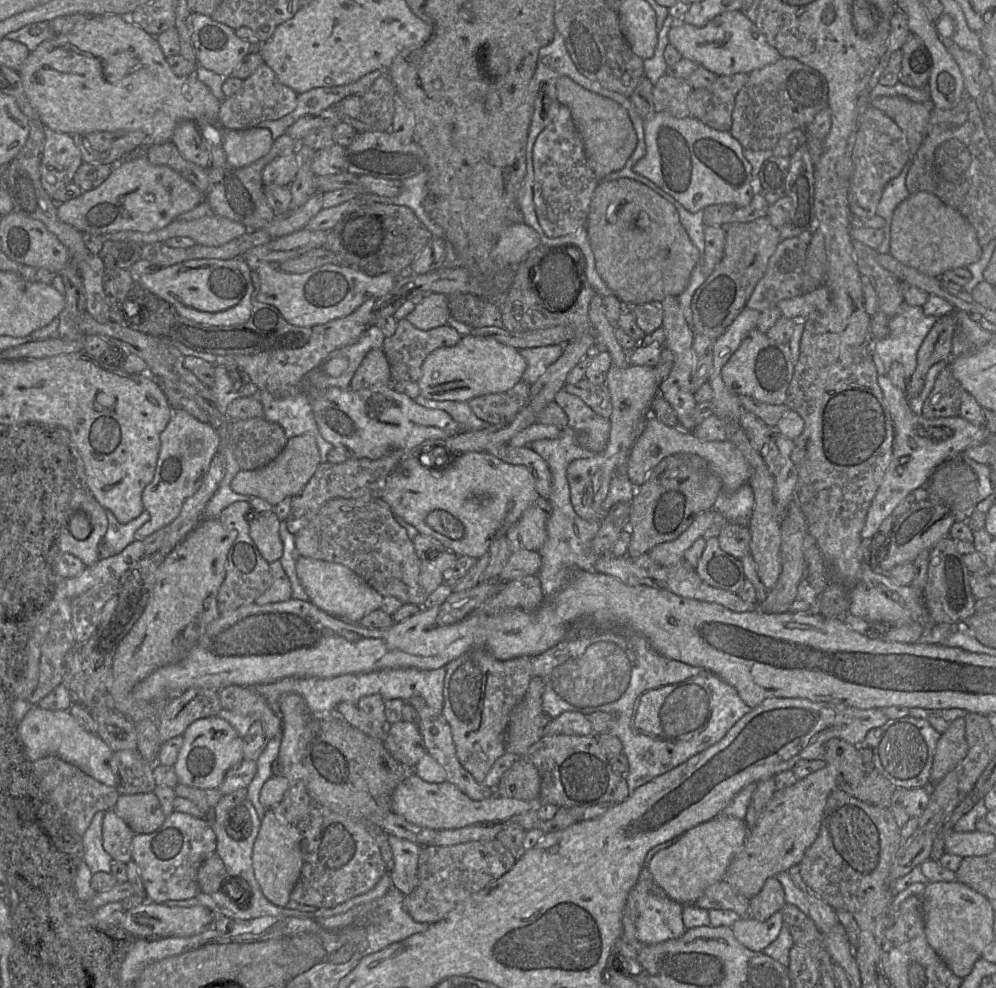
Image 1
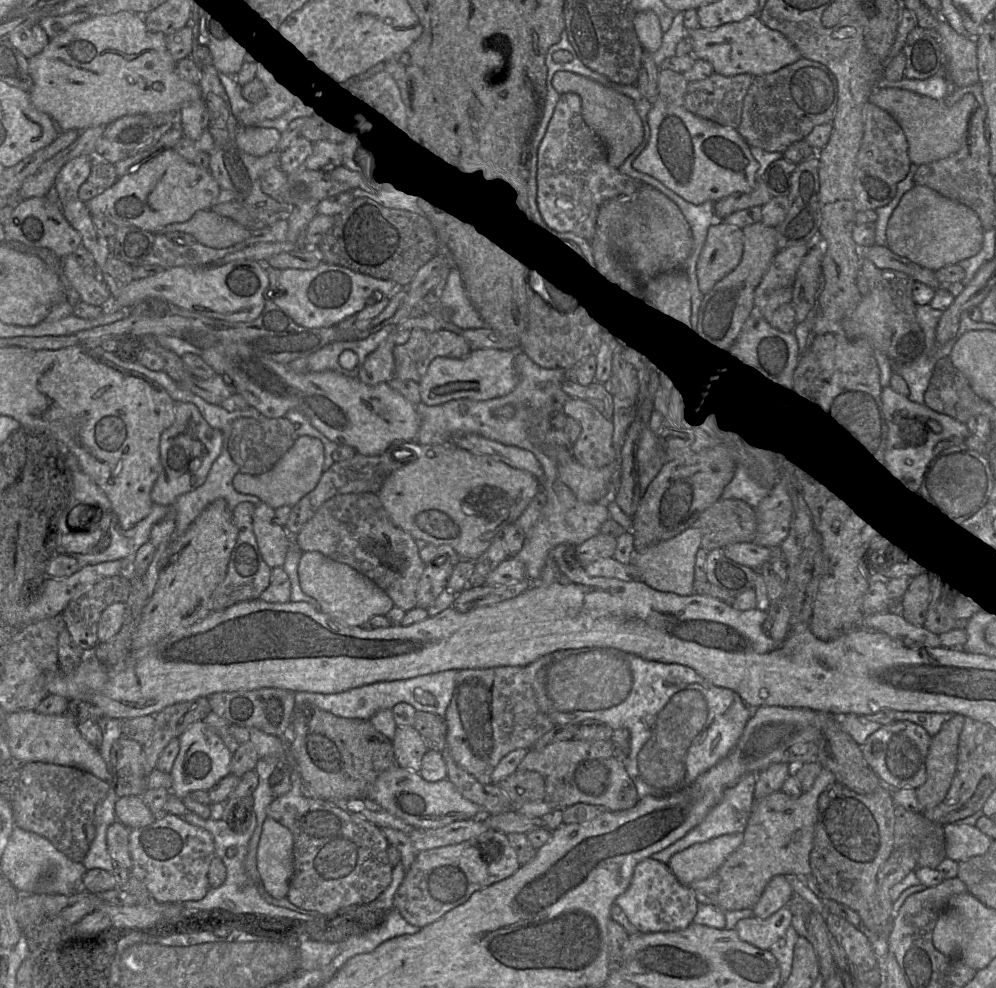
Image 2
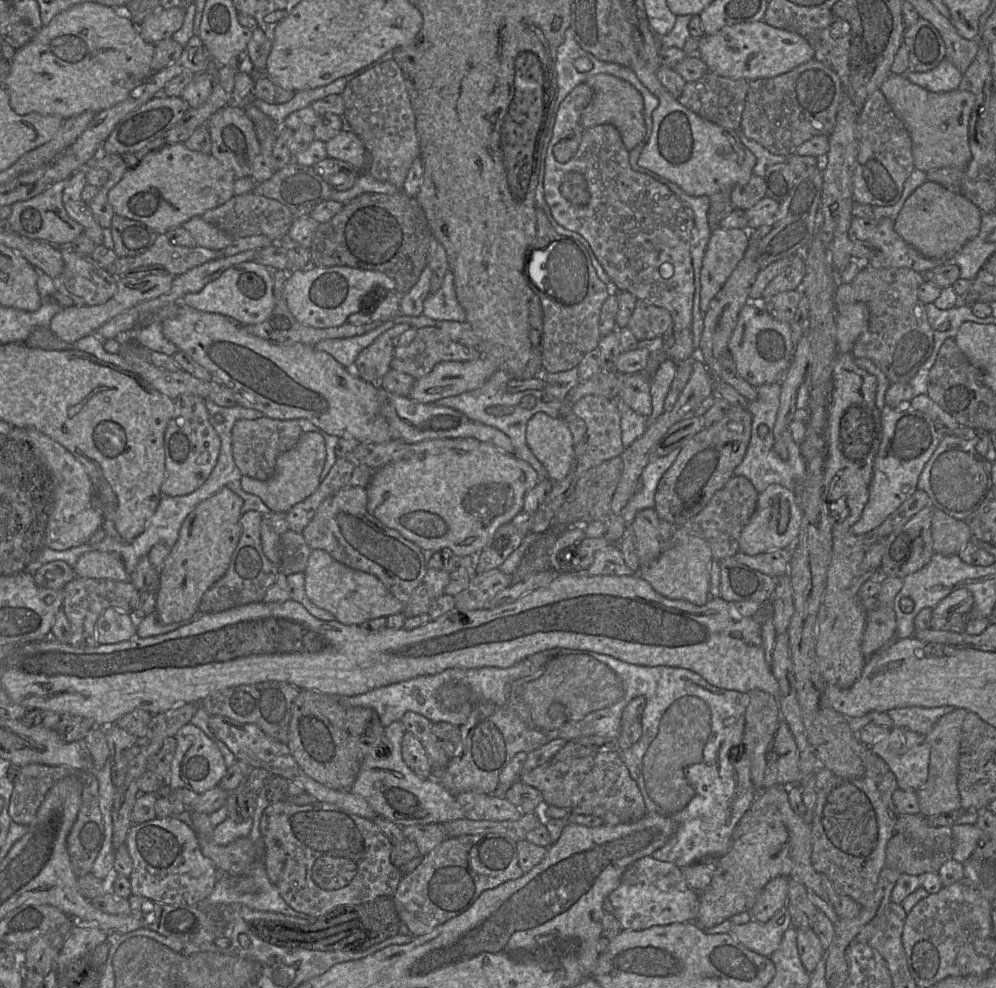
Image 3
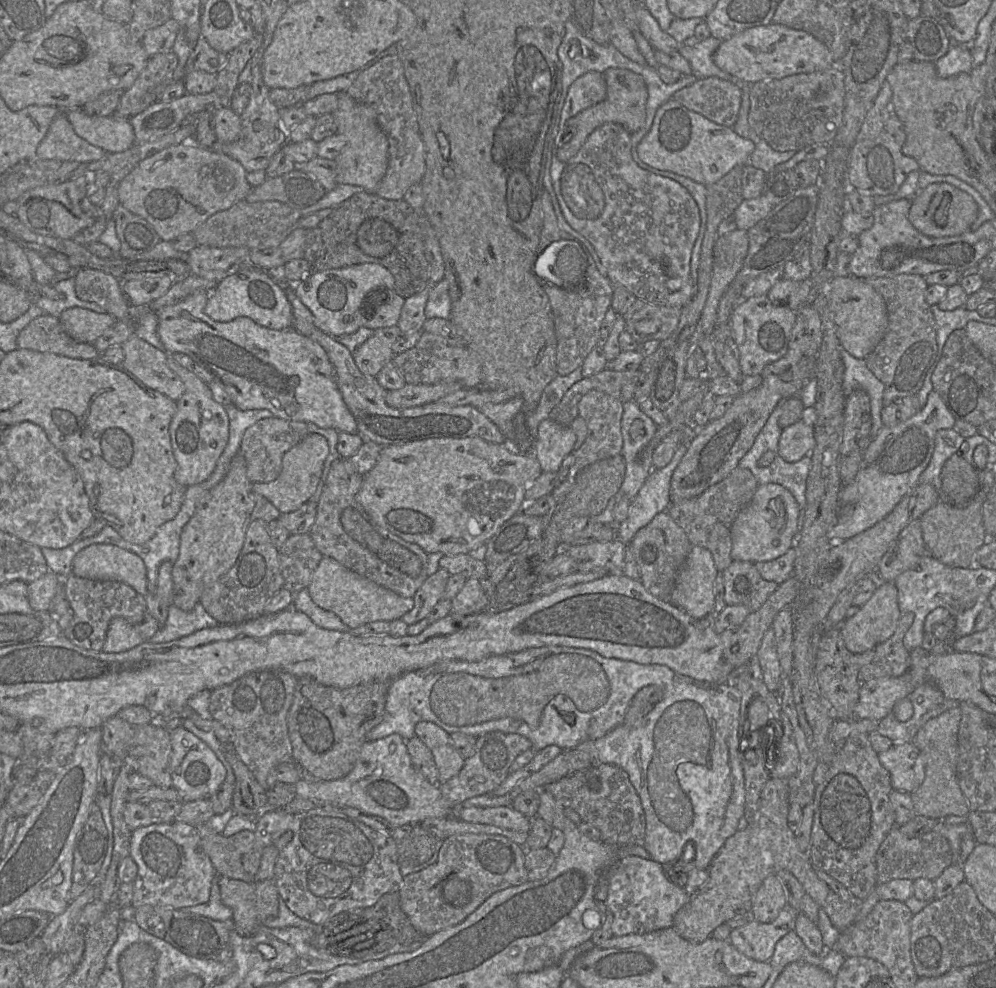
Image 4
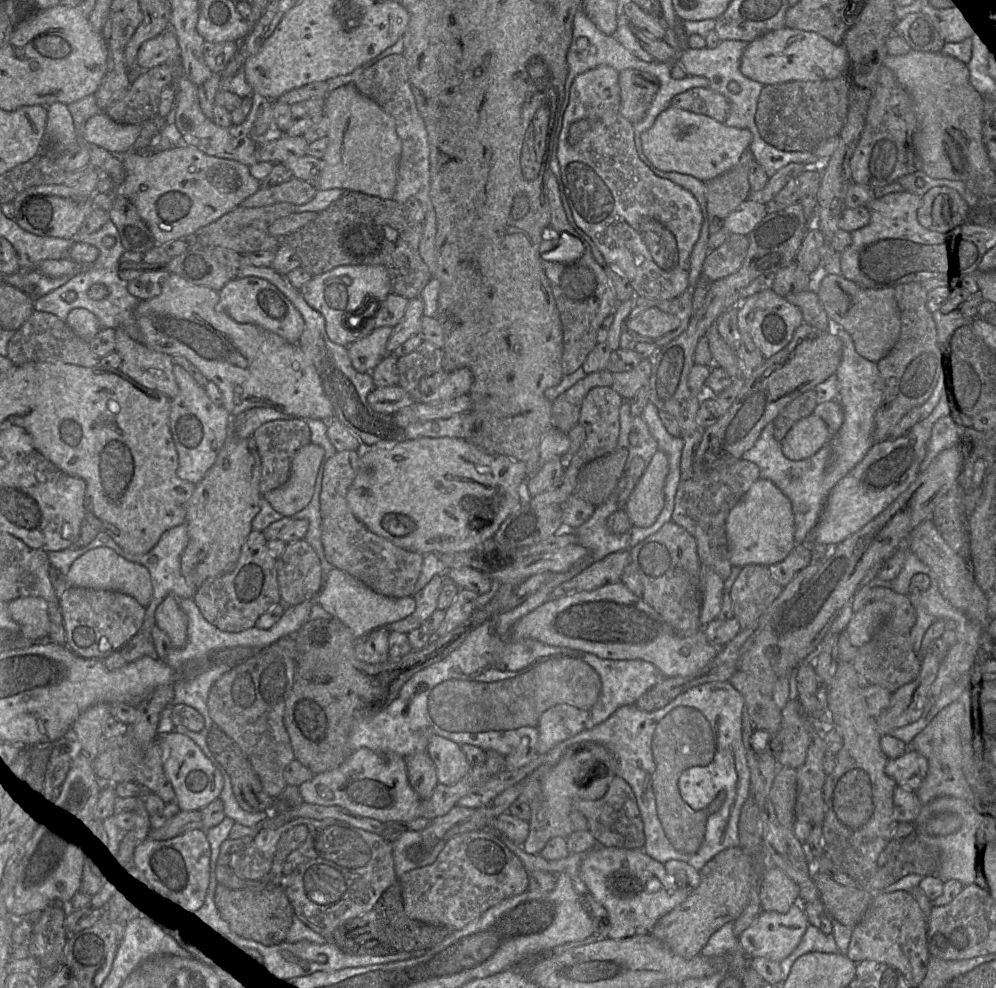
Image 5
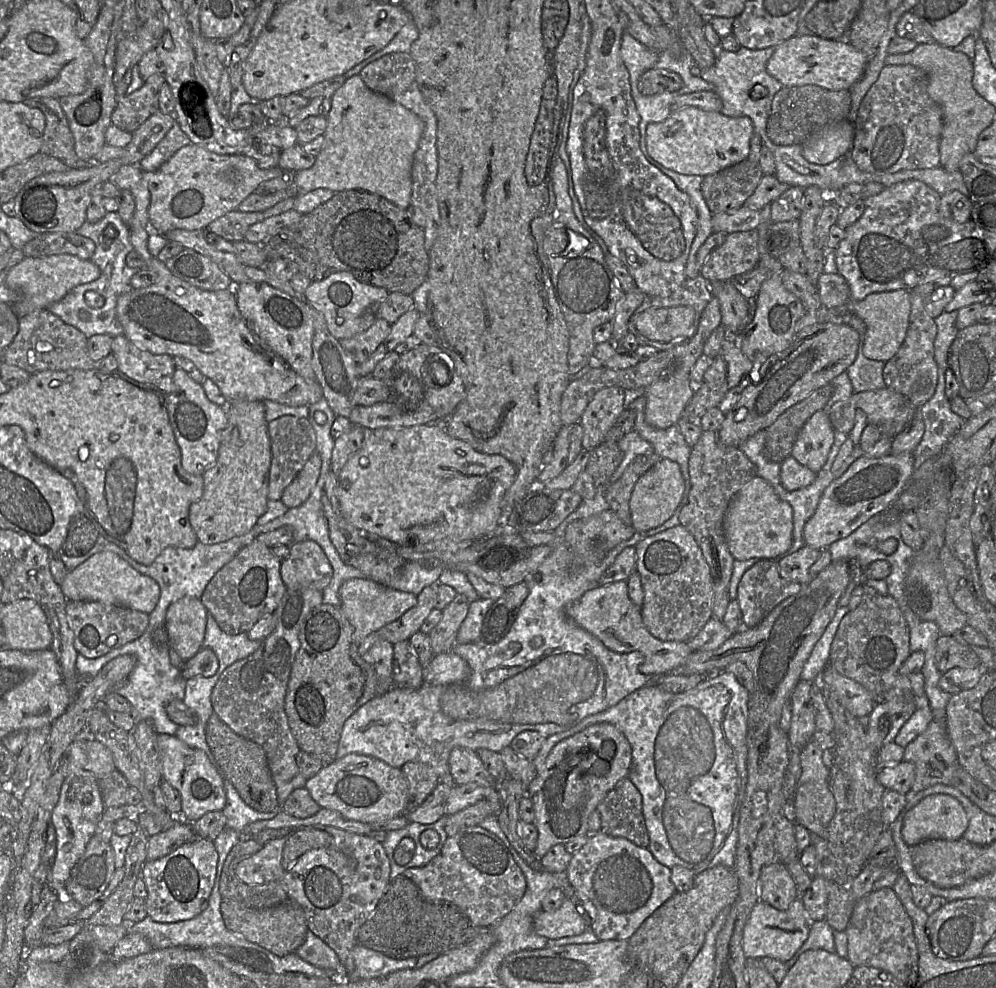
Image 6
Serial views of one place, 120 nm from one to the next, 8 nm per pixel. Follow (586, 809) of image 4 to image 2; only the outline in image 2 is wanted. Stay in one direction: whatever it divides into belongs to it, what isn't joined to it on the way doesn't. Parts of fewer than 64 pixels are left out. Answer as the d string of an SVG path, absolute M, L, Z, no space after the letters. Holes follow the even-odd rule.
M566 740L542 749L528 749L519 771L536 771L545 780L544 802L551 808L565 810L575 804L601 805L607 811L630 809L639 800L634 782L625 766L614 755L610 741Z

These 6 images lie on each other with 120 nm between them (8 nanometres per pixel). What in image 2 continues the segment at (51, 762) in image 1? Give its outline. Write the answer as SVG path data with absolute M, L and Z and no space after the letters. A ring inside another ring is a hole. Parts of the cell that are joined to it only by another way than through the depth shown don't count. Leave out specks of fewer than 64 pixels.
M45 762L22 764L11 804L14 827L48 839L56 849L75 862L82 862L96 836L95 809L112 784L90 772Z

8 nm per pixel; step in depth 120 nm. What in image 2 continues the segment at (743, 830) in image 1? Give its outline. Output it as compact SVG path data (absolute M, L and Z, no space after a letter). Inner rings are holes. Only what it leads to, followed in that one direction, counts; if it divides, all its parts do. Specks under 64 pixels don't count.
M735 833L697 843L674 854L667 865L680 883L689 886L715 874L742 840L742 833Z

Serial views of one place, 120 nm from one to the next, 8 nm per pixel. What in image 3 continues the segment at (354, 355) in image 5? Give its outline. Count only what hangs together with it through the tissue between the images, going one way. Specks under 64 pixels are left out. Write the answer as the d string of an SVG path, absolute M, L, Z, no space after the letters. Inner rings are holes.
M397 323L381 334L360 352L354 364L354 372L367 382L379 384L382 377L391 369L395 350L394 338L410 327L407 323Z

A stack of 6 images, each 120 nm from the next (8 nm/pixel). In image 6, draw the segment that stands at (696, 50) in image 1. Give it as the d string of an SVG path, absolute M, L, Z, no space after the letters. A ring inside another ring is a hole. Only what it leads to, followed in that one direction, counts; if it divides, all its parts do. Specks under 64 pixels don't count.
M796 34L774 47L766 70L783 86L816 85L838 91L850 90L863 76L868 62L868 58L849 43L824 39L813 34Z

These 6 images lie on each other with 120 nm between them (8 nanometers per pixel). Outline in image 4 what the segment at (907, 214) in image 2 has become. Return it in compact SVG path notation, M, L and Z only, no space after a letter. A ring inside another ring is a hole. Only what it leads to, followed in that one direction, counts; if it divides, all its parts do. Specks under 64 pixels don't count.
M934 183L913 198L908 219L922 234L933 237L961 235L970 230L978 216L978 206L966 192L947 183Z

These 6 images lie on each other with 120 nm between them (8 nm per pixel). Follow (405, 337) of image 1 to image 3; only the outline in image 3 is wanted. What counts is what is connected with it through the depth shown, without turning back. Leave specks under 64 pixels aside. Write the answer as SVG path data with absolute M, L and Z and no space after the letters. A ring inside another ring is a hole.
M431 326L417 329L416 336L409 345L395 347L391 368L419 379L430 373L434 366L440 362L468 362L481 357L478 349L455 342L438 327Z

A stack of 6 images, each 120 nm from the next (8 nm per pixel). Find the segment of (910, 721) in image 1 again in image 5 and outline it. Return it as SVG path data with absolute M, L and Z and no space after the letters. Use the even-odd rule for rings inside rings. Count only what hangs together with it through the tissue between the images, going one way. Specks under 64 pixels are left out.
M905 751L901 756L886 761L884 773L891 778L896 787L915 791L922 783L928 769L927 760L913 751Z

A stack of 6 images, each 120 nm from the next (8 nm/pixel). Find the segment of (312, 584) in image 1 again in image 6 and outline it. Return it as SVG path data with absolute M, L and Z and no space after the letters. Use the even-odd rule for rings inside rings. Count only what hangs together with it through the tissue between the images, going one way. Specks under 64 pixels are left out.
M354 578L343 582L339 589L340 609L354 628L353 638L359 645L371 633L400 618L413 608L417 596L378 584L368 578Z

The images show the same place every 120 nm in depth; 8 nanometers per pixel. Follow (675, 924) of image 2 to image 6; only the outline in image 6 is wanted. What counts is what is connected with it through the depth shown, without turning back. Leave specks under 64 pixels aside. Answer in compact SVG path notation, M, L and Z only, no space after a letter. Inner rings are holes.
M601 831L589 833L587 843L571 858L567 875L571 886L585 894L597 909L597 918L591 931L599 940L628 941L641 924L675 893L671 882L671 868L659 863L648 848L642 848L631 841L612 837Z

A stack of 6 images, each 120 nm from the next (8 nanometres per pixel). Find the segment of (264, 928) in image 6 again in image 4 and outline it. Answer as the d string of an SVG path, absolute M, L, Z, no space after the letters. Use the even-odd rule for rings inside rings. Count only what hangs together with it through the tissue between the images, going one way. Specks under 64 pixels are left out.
M219 876L222 903L232 910L234 930L242 936L251 936L263 923L277 916L279 892L273 879L244 882Z

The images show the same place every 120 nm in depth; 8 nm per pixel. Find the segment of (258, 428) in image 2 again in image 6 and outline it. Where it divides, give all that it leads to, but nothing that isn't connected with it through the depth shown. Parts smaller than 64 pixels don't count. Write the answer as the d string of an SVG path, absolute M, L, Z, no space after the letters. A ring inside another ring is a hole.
M281 416L267 423L271 447L268 499L280 500L285 488L295 479L307 460L316 450L315 432L308 418Z

